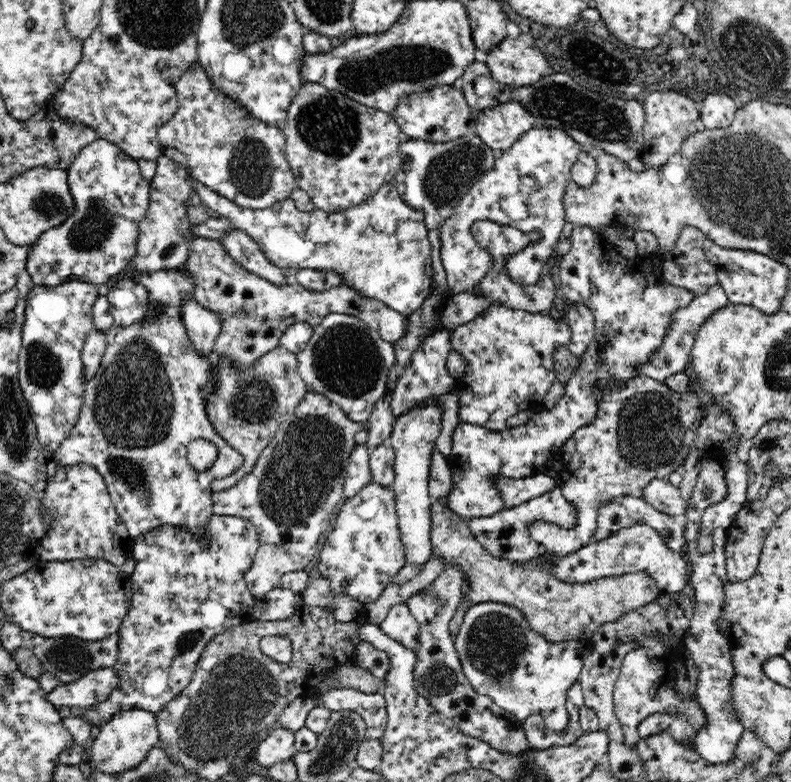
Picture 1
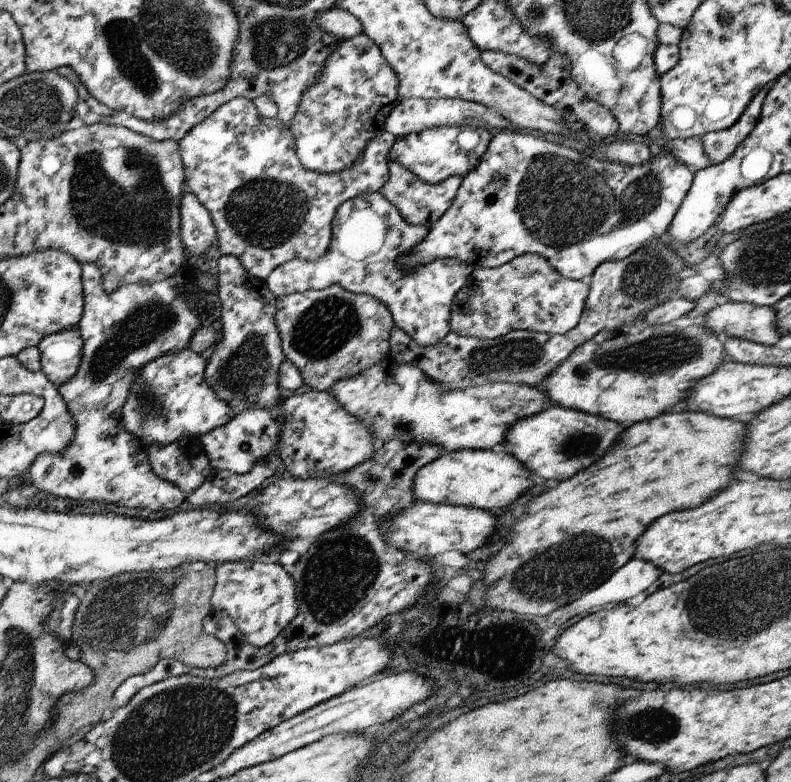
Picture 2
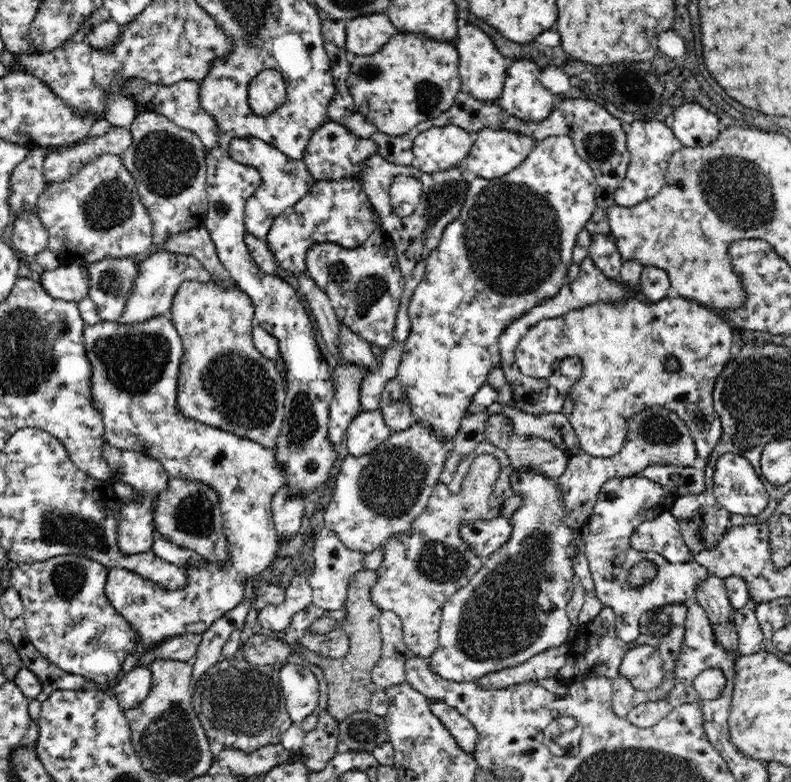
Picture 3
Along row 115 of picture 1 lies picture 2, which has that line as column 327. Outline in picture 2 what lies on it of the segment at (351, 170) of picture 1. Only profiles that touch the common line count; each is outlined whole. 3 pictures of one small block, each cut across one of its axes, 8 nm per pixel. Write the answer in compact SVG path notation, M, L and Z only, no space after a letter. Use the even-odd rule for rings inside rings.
M338 284L317 290L293 292L275 298L275 328L281 337L282 352L285 358L297 368L305 389L328 392L329 388L345 378L355 376L373 364L381 362L389 352L389 332L393 330L391 314L387 307L374 296L355 294Z

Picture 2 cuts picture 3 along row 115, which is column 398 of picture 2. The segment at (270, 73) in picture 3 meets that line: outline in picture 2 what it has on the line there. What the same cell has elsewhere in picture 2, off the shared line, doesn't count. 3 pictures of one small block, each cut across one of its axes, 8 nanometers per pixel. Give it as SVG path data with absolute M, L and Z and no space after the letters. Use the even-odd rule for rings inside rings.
M523 130L500 131L489 140L489 144L487 144L479 164L473 170L469 170L462 178L459 188L455 191L455 198L453 198L451 206L445 210L435 224L428 227L426 239L421 240L417 246L413 246L411 252L401 254L395 260L395 264L397 264L397 268L411 270L411 268L417 268L421 264L426 265L429 262L433 262L433 260L443 258L461 260L471 267L491 268L501 266L521 254L529 253L543 256L549 262L551 268L555 272L559 272L563 278L581 280L581 278L589 276L594 268L597 268L602 262L621 260L629 256L629 254L633 254L635 250L643 248L651 240L659 238L665 232L671 220L673 220L673 216L675 216L675 212L679 208L679 203L683 200L683 196L685 196L688 188L691 186L694 172L687 170L683 163L679 162L678 159L675 160L675 156L667 151L665 151L665 154L656 156L655 154L659 151L659 148L653 149L653 154L647 162L642 162L638 165L621 165L620 163L607 162L607 160L597 160L597 158L593 158L593 156L578 147L572 147L568 144L559 145L543 140L540 135L532 132L524 132Z

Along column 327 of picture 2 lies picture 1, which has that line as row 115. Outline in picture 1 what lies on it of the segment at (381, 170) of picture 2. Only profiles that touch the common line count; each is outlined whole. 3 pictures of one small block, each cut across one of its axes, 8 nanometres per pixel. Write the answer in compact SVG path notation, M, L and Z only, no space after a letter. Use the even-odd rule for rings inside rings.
M197 62L192 64L179 78L175 89L179 107L176 109L174 116L157 131L160 149L165 156L172 158L175 163L182 164L197 182L203 184L206 188L210 188L212 192L216 193L216 196L223 196L226 200L232 201L238 208L260 210L268 208L272 206L272 204L276 204L276 202L286 200L286 198L291 198L292 191L296 187L295 176L290 168L290 163L285 157L285 136L279 127L268 126L251 116L247 116L247 112L243 112L243 108L239 108L239 105L235 104L234 100L231 100L231 97L223 96L223 93L219 92L218 89L214 87L214 84L211 84L211 81L208 80L206 74L204 74L203 68Z

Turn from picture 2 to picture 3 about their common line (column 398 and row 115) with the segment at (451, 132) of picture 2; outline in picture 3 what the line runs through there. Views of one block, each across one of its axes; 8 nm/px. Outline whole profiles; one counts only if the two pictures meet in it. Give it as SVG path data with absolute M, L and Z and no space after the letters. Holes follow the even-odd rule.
M140 111L129 126L132 144L120 157L131 172L141 201L153 222L153 240L196 228L208 210L207 149L191 130L180 128L159 112Z

